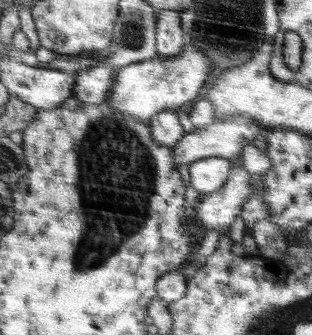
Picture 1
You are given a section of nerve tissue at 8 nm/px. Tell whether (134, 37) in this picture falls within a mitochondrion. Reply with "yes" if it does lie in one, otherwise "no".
yes

